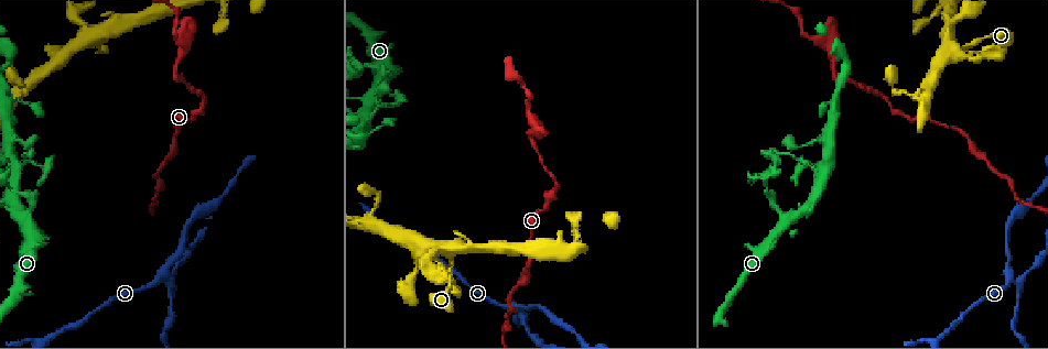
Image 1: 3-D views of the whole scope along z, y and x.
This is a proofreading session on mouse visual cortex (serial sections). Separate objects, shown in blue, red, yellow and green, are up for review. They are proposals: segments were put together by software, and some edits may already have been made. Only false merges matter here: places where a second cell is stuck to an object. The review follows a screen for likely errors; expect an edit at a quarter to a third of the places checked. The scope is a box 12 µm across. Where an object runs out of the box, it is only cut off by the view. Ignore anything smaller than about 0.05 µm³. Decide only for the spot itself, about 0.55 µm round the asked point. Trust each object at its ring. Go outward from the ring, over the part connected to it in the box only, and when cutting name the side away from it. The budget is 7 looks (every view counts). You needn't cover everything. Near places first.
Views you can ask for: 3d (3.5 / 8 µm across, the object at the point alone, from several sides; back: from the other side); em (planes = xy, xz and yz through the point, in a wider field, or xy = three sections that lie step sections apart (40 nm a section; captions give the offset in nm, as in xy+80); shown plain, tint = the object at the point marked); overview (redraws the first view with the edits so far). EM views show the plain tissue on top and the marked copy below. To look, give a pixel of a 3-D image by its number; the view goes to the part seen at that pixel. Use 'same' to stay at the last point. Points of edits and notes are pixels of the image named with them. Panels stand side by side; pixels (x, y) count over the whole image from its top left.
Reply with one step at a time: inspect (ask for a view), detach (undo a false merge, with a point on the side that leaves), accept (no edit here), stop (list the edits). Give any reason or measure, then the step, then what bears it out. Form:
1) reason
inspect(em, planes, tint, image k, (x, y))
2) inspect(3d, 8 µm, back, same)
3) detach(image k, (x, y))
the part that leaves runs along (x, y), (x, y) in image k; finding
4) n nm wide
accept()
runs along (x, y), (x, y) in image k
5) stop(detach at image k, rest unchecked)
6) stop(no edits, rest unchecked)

sharp bend
inspect(3d, 3.5 µm, image 1, (188, 41))

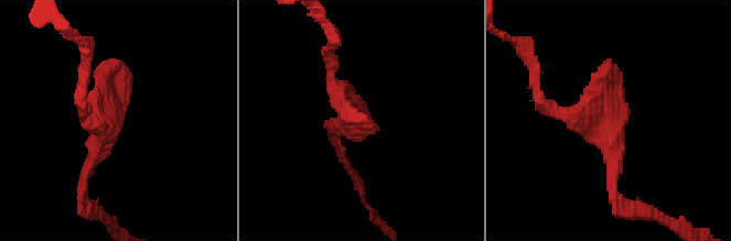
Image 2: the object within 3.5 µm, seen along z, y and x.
inspect(em, planes, tint, image 2, (599, 121))

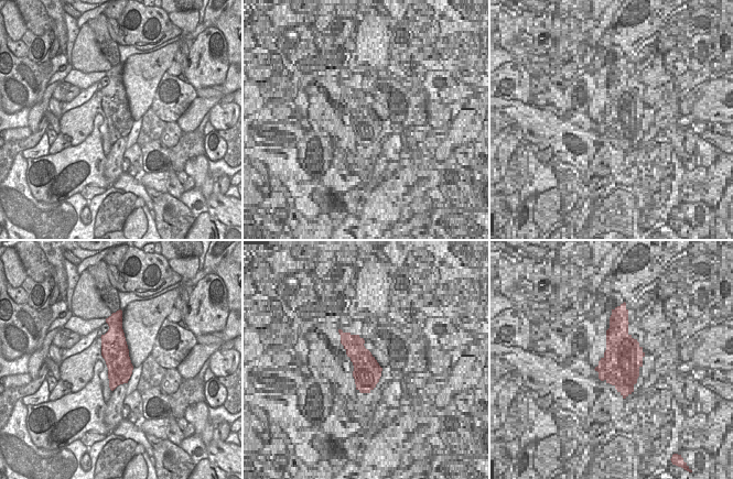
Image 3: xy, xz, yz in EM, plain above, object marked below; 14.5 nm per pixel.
400 nm wide
accept()
runs along (613, 187), (613, 135), (543, 102) in image 2; continuous, no second cell

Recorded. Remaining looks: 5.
two arms in line, one across
inspect(3d, 3.5 µm, image 1, (30, 222))

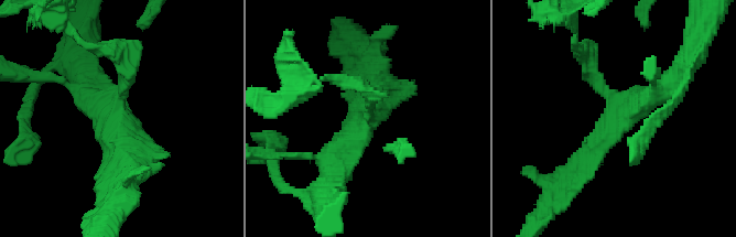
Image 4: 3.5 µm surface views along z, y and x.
shape alone is not enough
inspect(em, xy, step 1, tint, image 4, (621, 113))

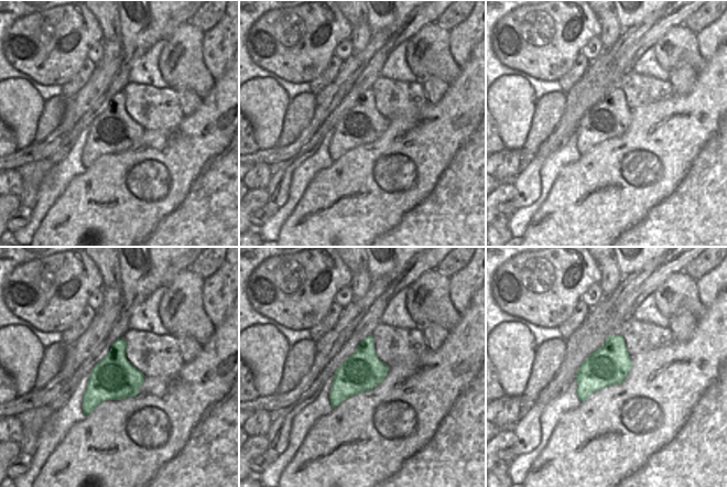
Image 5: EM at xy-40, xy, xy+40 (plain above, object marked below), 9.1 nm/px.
another direction
inspect(em, planes, tint, same)

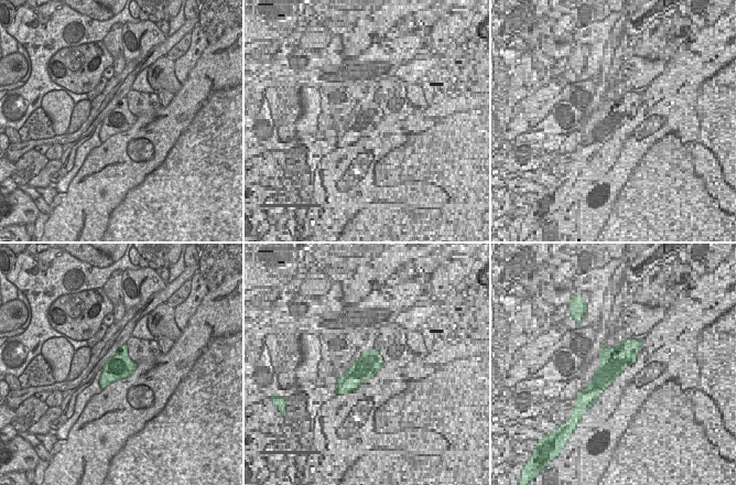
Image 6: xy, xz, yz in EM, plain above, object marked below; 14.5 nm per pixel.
accept()
continuous, no second cell

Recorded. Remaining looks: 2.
looks like a crossing
inspect(3d, 3.5 µm, image 1, (160, 276))

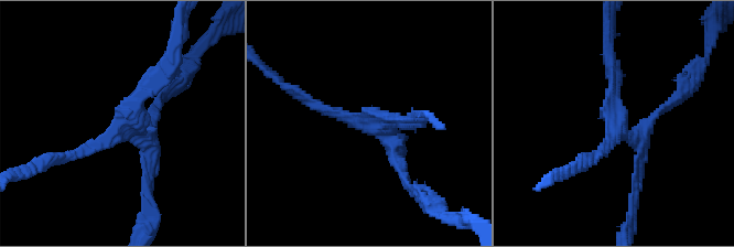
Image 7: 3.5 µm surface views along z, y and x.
4 arms; arms of 150, 150, 150, 200 nm
inspect(em, xy, step 5, tint, image 7, (615, 120))

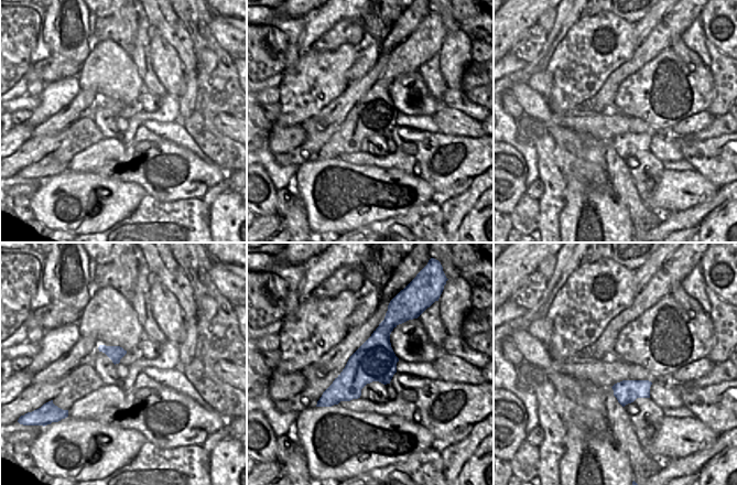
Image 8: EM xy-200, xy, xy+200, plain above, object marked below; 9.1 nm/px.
detach(image 7, (150, 169))
the part that leaves runs along (143, 132), (150, 227) in image 7; two cells meet here

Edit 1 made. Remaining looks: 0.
stop(detach at image 7, rest unchecked)

